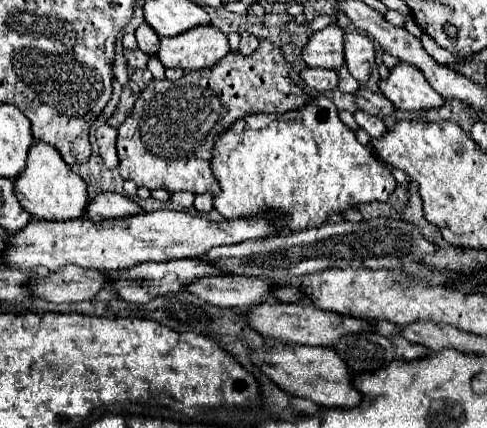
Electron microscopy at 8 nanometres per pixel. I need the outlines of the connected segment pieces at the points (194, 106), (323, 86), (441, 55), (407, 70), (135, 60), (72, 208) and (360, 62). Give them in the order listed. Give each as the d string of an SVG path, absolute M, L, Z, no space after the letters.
M261 39L259 47L251 55L243 55L239 51L229 51L215 69L203 71L185 71L185 75L179 81L153 81L147 85L147 89L141 91L137 97L133 113L127 117L127 121L117 129L117 153L119 153L119 171L123 179L133 179L139 187L147 189L165 189L169 193L175 191L189 191L189 193L211 193L219 195L221 187L211 171L213 161L213 149L219 137L231 129L237 121L243 117L255 115L255 113L287 113L305 107L313 101L313 95L309 95L305 89L295 85L295 81L289 75L291 63L287 61L281 47L273 45L269 39Z
M307 67L305 71L301 71L301 77L303 81L317 89L319 93L325 93L325 91L333 91L337 89L337 83L339 83L339 75L337 71L333 69L315 69L315 67Z
M423 33L421 41L423 41L423 49L425 49L425 51L435 59L435 61L439 61L439 63L443 63L443 65L451 65L453 61L463 59L463 57L453 55L451 51L447 51L447 49L443 49L443 47L439 47L431 37L427 37L427 33Z
M401 63L391 69L385 81L379 81L383 95L401 111L421 111L439 109L445 99L427 83L423 73L413 65Z
M125 49L125 59L131 69L147 69L147 63L149 63L149 55L143 53L141 49L135 49L135 51Z
M37 143L31 147L31 153L27 157L27 169L15 179L13 193L19 203L29 213L33 213L35 219L47 221L81 219L85 217L89 205L87 183L75 171L71 171L71 167L61 159L61 155L47 143Z
M345 33L345 61L349 73L365 85L371 77L371 63L375 63L373 41L363 33Z

